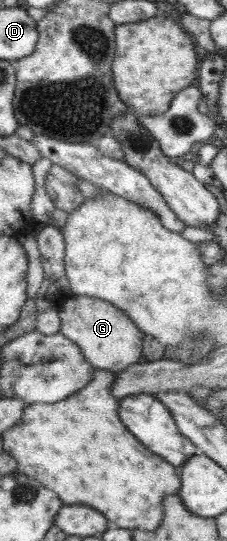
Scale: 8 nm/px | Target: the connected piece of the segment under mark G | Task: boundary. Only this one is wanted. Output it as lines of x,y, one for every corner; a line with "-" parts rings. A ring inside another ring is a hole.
71,296
57,309
60,333
81,348
85,359
97,369
116,374
124,367
140,363
144,333
128,315
104,299
89,296

